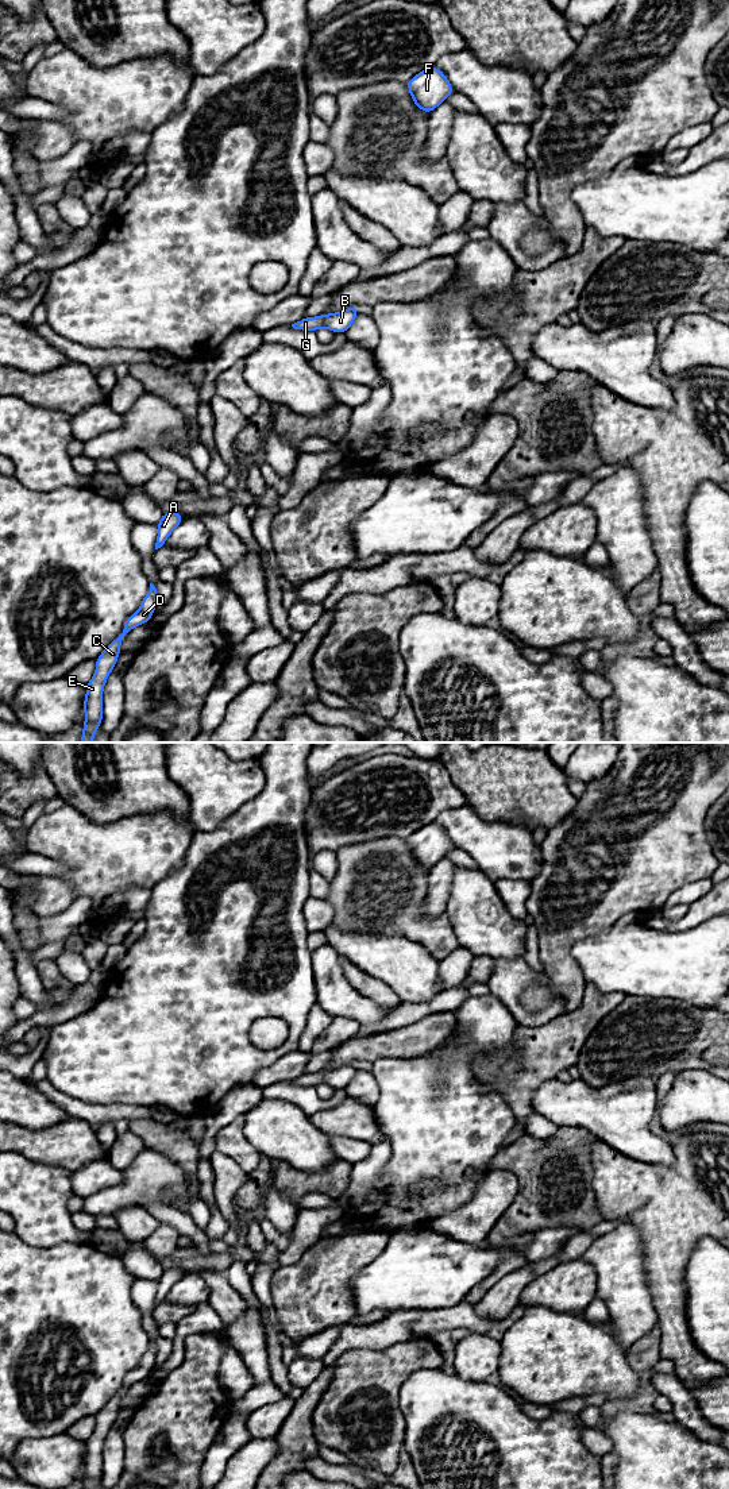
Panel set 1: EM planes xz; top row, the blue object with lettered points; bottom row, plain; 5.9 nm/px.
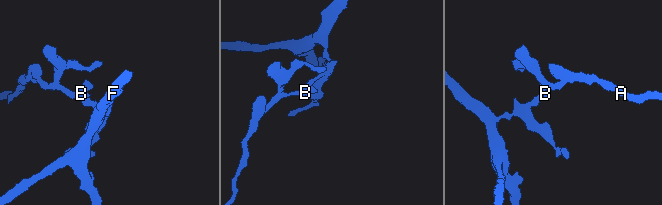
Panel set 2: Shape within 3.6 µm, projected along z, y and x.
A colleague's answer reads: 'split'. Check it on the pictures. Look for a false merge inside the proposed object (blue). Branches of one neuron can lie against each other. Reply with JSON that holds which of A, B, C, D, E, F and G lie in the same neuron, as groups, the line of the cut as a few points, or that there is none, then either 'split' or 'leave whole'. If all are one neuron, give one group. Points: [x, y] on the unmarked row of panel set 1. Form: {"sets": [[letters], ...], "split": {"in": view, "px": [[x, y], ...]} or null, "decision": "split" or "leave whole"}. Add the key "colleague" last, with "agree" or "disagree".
{"sets": [["A", "B", "C", "D", "E", "G"], ["F"]], "split": {"in": "xz", "px": [[348, 1065], [355, 1068]]}, "decision": "split", "colleague": "agree"}

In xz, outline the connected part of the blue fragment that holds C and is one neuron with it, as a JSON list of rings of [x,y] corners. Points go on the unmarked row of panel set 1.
[[[150,1339],[150,1347],[142,1357],[140,1365],[126,1376],[124,1384],[120,1390],[96,1413],[97,1424],[93,1434],[85,1442],[86,1453],[84,1457],[85,1480],[82,1489],[94,1489],[103,1478],[103,1443],[116,1420],[120,1411],[120,1400],[135,1382],[150,1378],[151,1370],[157,1363],[157,1345]]]

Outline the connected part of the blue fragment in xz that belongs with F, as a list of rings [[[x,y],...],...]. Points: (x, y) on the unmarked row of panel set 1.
[[[436,822],[420,828],[410,834],[406,841],[413,859],[423,865],[424,869],[431,869],[455,848],[444,829]]]

